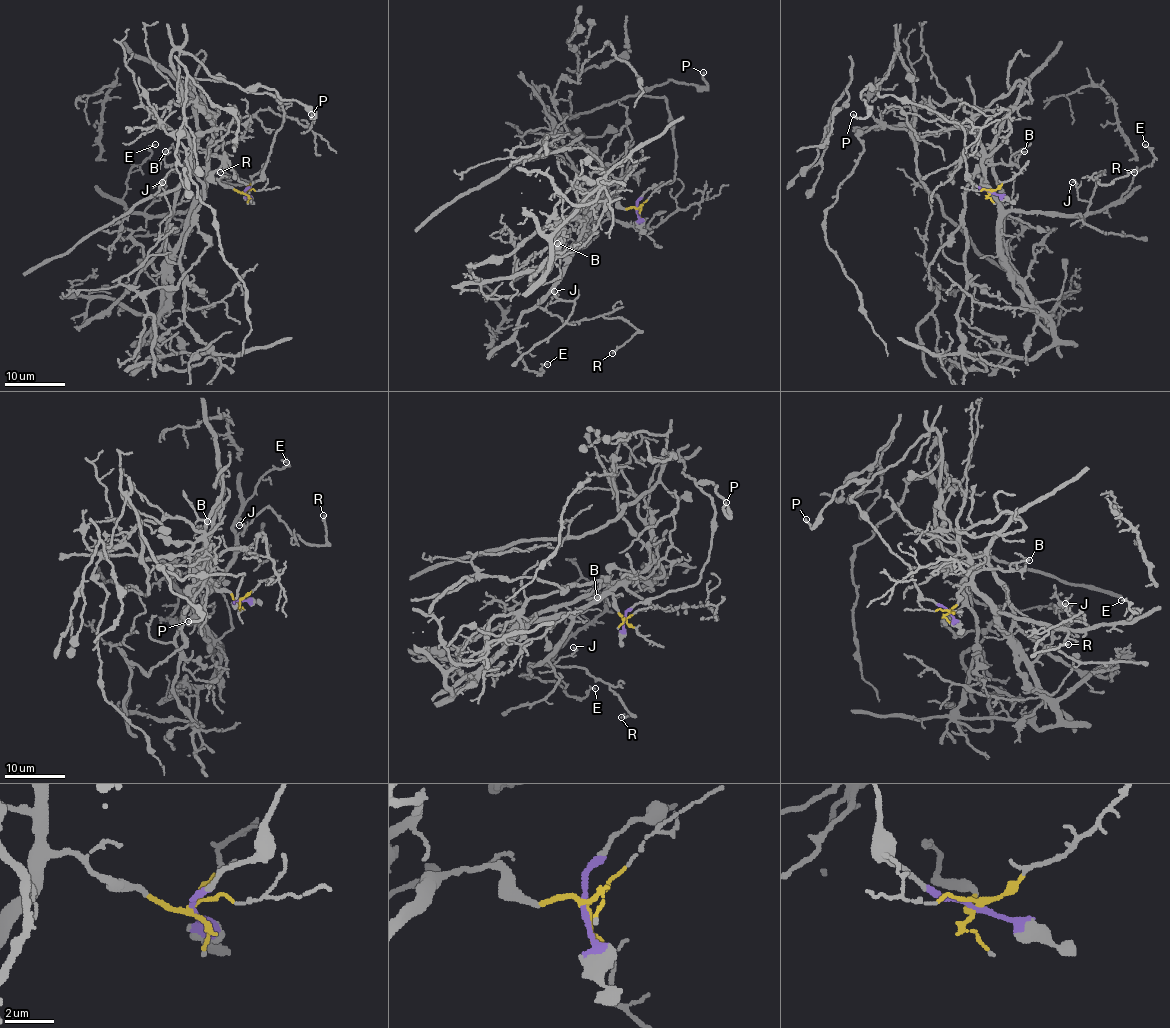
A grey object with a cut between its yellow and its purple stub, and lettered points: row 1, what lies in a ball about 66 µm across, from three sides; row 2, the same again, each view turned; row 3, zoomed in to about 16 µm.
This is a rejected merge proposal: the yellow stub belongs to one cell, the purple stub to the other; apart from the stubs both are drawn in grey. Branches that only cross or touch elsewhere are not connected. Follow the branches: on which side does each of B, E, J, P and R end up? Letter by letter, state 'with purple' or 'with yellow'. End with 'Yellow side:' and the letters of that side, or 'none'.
B: with yellow
E: with yellow
J: with yellow
P: with purple
R: with yellow
Yellow side: B, E, J, R

